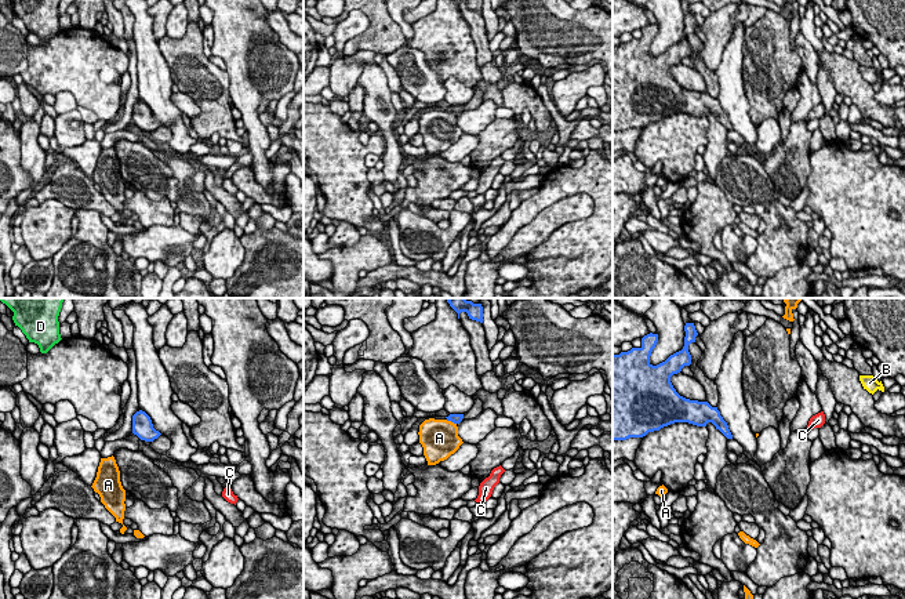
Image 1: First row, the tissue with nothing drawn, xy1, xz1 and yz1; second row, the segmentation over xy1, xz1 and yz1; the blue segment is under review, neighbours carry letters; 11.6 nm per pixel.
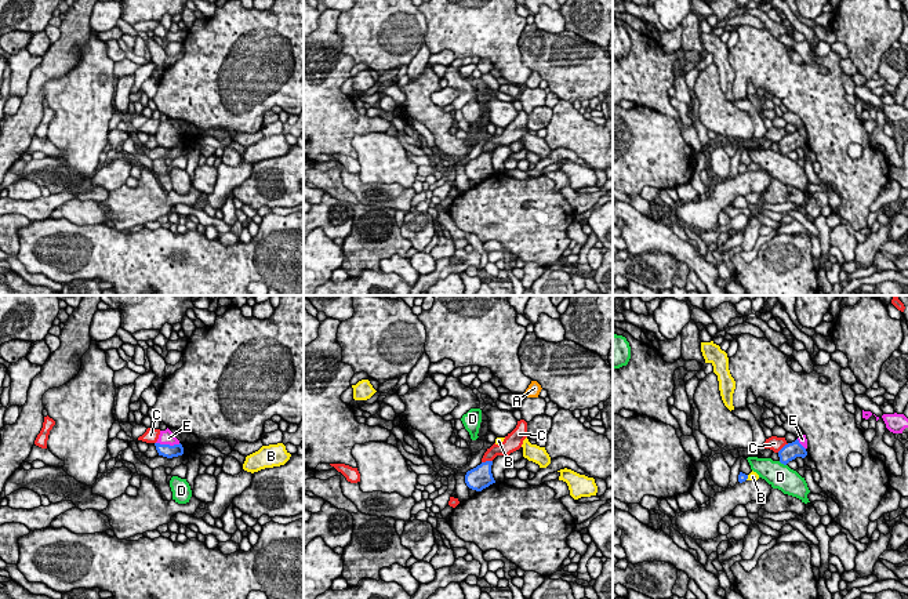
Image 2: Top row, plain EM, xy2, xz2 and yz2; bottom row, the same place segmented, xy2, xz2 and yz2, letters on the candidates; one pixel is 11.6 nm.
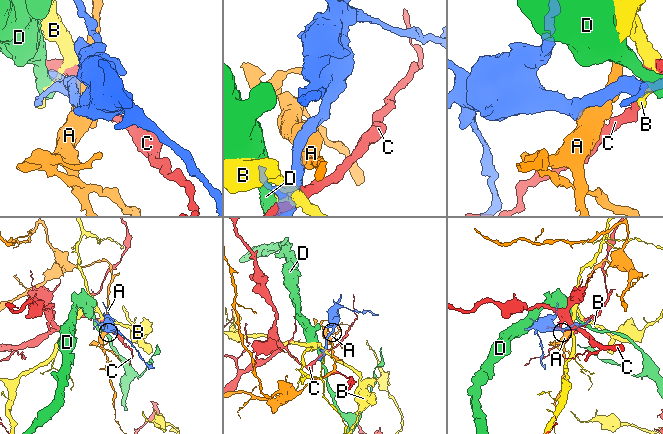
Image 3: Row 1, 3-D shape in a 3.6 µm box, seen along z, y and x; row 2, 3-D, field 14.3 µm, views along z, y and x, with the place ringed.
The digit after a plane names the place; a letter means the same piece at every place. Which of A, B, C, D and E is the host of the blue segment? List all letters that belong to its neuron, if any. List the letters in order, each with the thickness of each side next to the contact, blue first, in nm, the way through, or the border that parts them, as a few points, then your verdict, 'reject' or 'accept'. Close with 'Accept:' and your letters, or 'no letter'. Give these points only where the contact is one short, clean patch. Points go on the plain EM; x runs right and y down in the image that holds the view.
A: 120 nm thick on the blue side, 440 nm on the other; reject
B: 100 nm thick on the blue side, 100 nm on the other; reject
C: 280 nm thick on the blue side, 140 nm on the other; border along xz2 (491, 151), (482, 153); reject
D: 200 nm thick on the blue side, 300 nm on the other; border along yz2 (778, 152), (785, 156); reject
E: 160 nm thick on the blue side, 160 nm on the other; runs through xy2 (166, 141), (169, 135), (166, 127); accept
Accept: E

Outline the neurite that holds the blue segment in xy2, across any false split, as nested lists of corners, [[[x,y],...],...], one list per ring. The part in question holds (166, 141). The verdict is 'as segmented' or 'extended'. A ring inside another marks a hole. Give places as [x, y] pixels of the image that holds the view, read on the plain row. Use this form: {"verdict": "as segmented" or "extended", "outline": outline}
{"verdict": "extended", "outline": [[[168,119],[166,121],[160,121],[159,130],[155,134],[155,137],[159,146],[163,146],[167,149],[172,149],[184,145],[182,135]]]}

